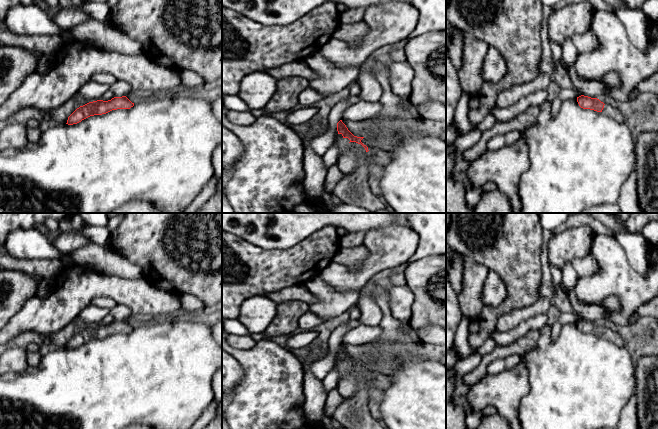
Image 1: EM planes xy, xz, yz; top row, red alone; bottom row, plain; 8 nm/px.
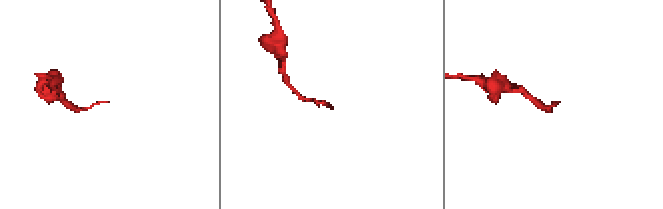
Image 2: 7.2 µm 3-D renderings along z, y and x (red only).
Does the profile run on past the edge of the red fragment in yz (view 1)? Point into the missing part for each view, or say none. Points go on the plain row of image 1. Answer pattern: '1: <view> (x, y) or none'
1: none

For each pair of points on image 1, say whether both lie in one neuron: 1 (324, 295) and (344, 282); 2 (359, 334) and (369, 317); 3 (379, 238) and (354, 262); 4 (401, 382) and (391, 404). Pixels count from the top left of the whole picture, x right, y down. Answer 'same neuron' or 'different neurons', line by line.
1: different neurons
2: different neurons
3: different neurons
4: same neuron

